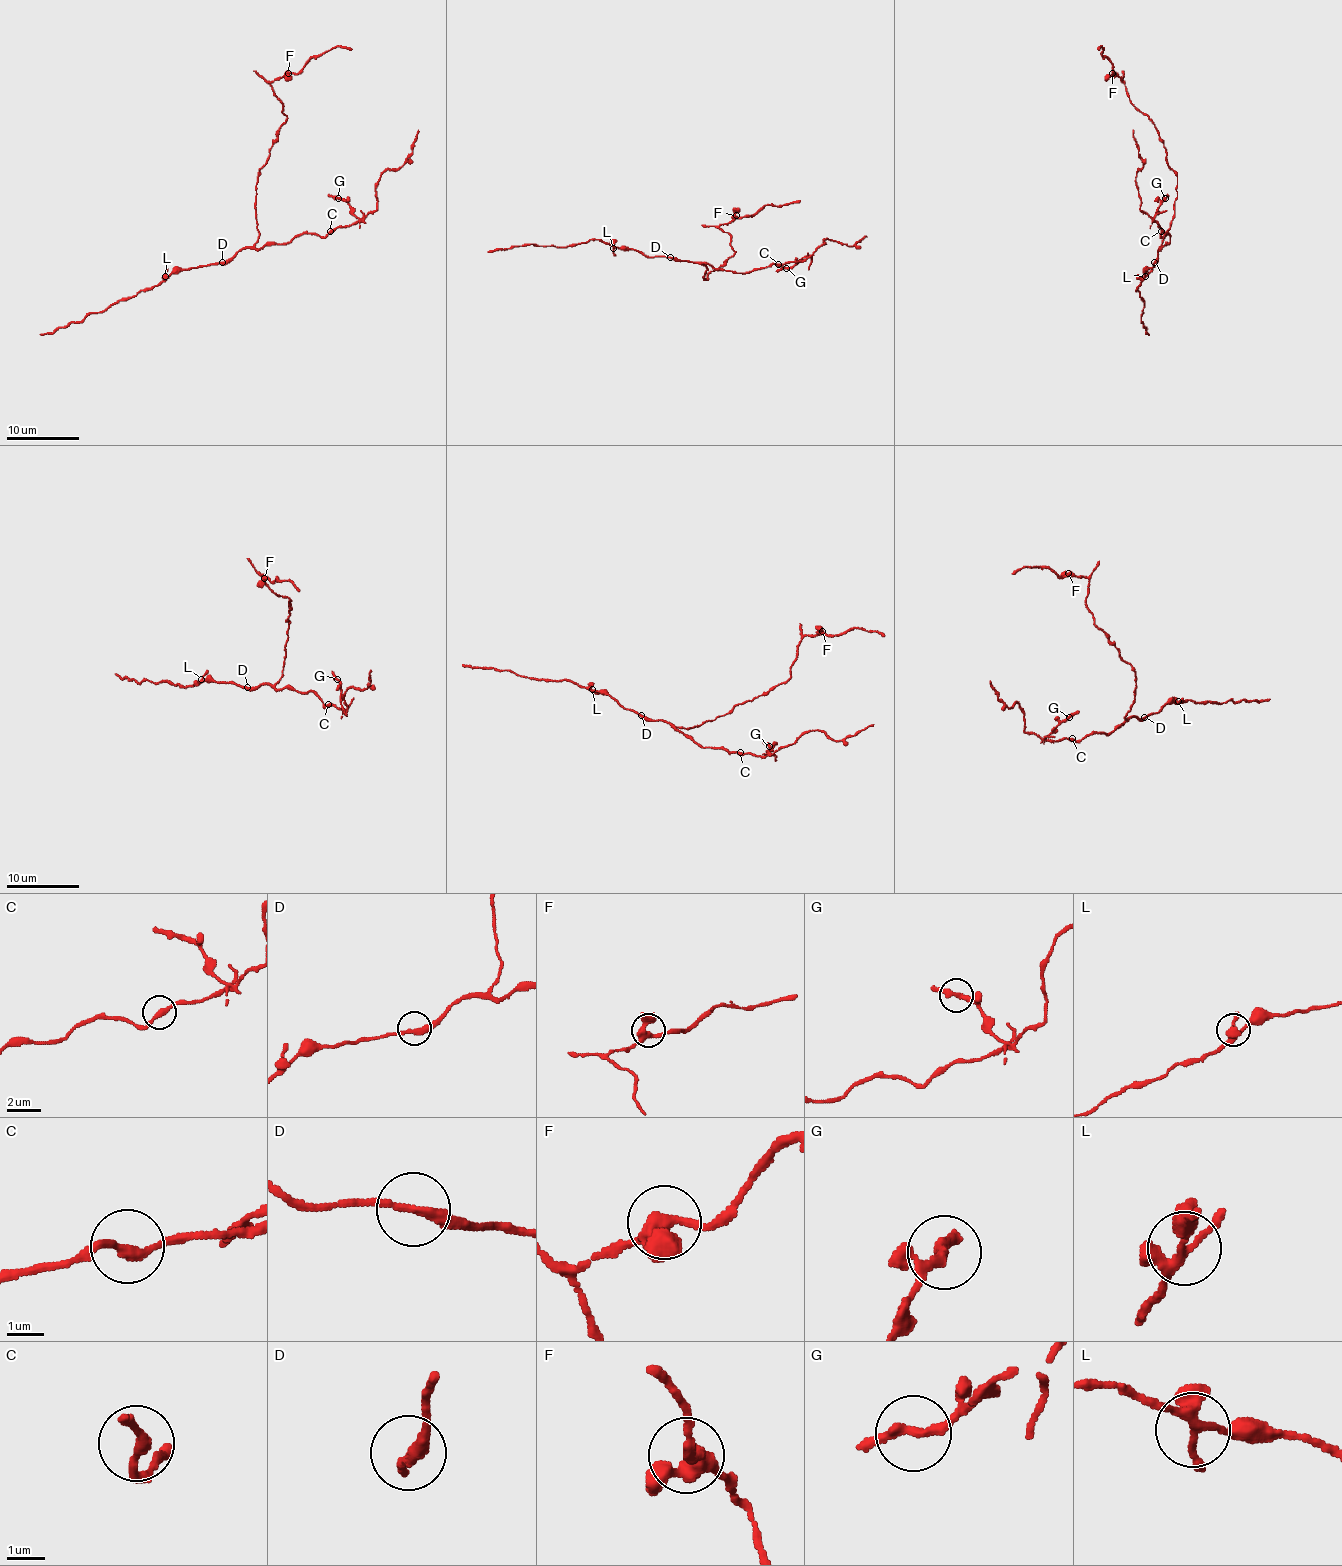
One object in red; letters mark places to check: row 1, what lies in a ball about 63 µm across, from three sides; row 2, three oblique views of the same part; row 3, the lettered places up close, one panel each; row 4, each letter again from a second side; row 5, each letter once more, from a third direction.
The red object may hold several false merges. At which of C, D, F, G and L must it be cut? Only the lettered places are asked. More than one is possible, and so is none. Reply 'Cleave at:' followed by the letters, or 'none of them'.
Cleave at: none of them

